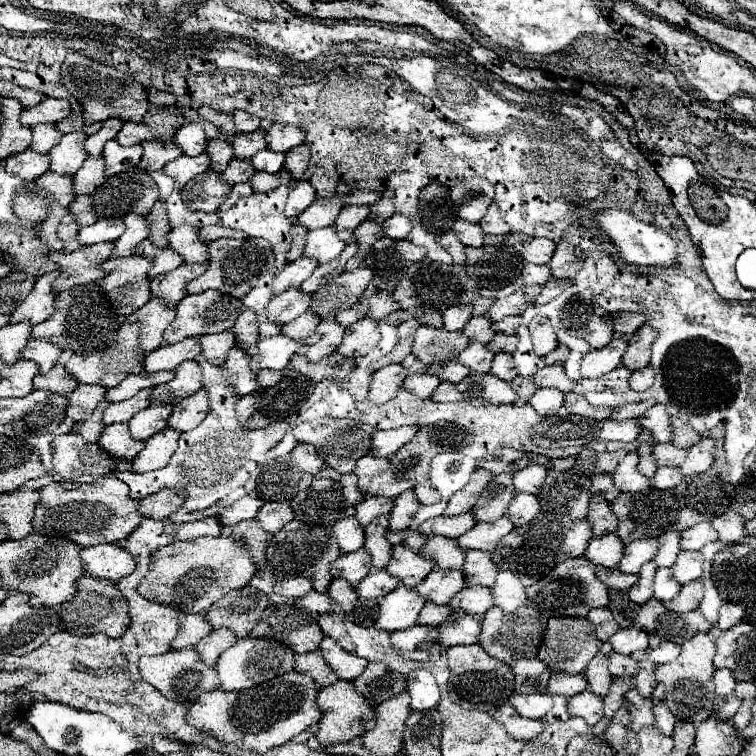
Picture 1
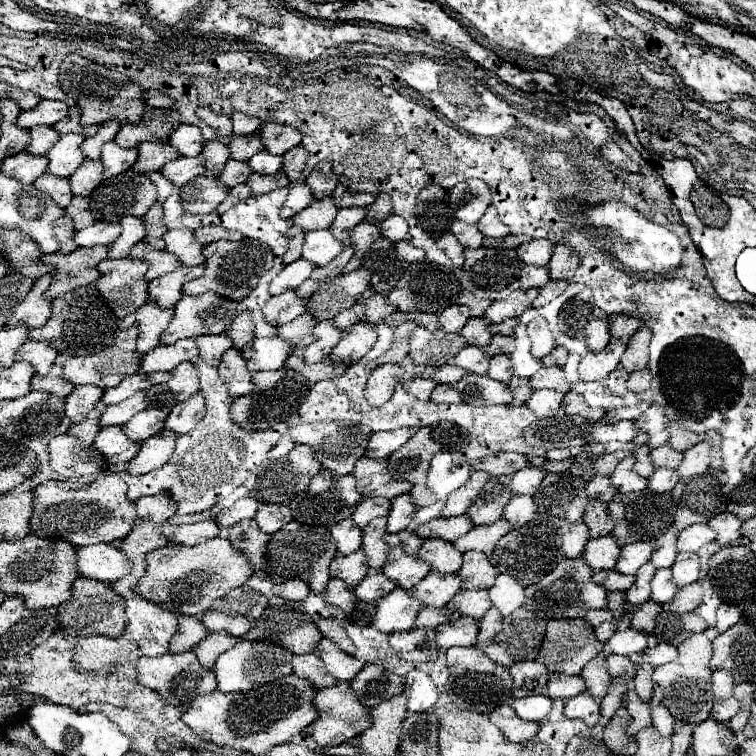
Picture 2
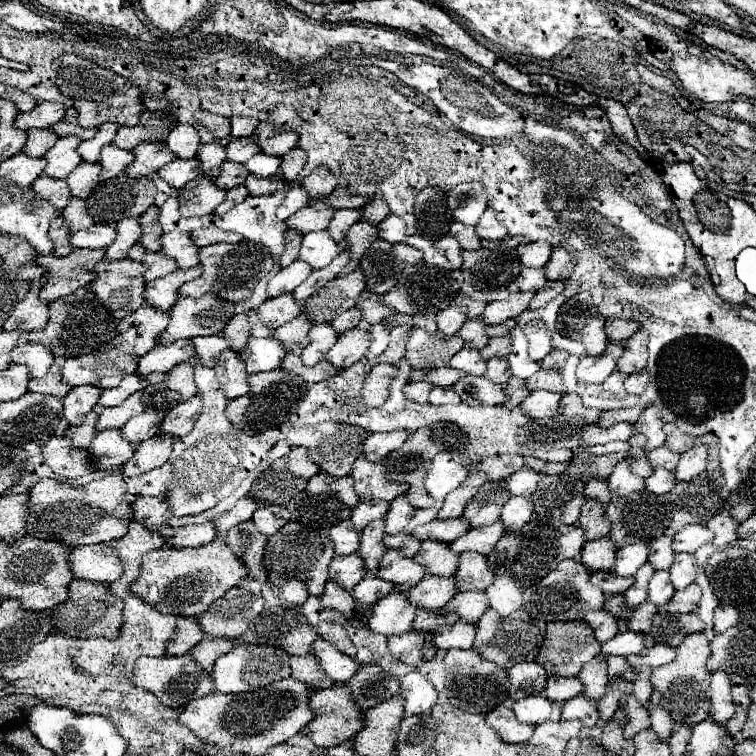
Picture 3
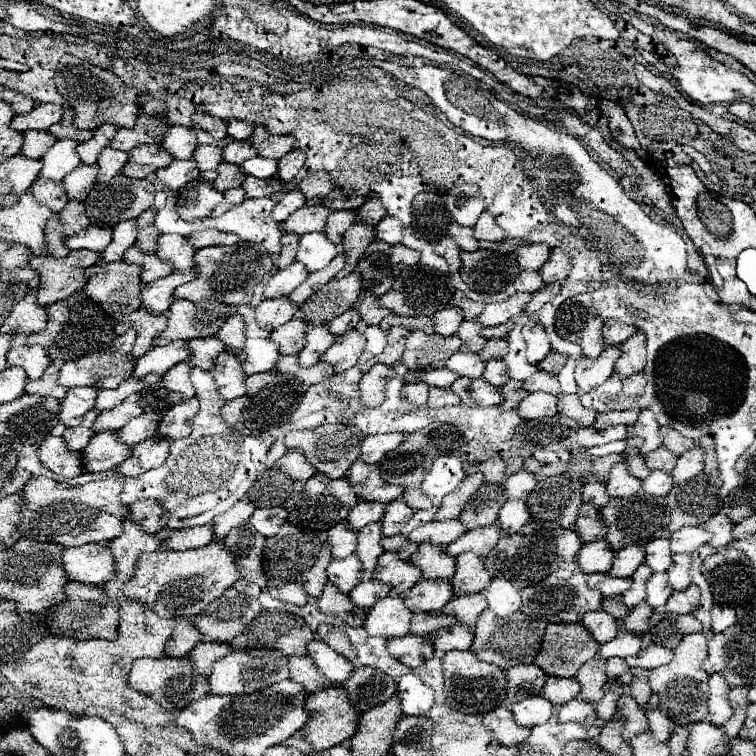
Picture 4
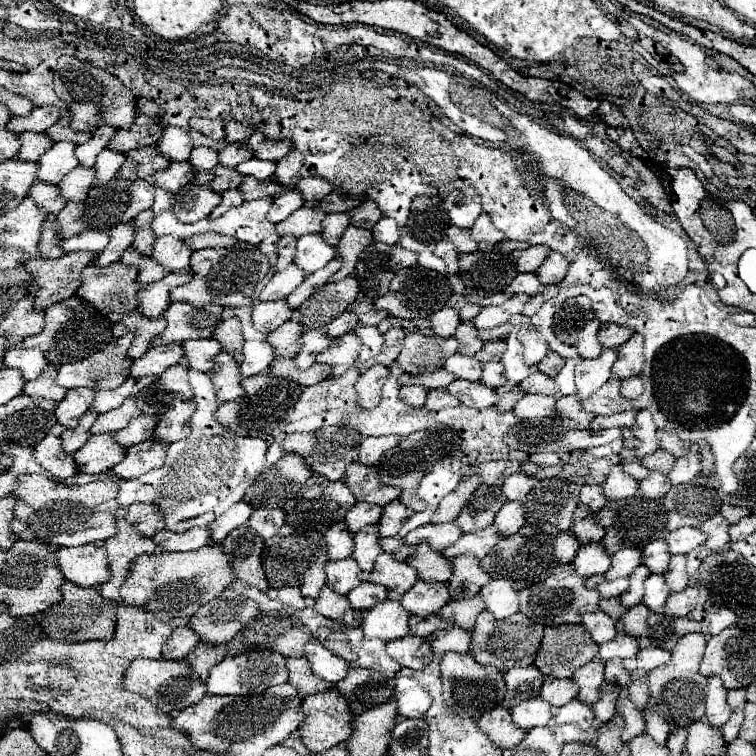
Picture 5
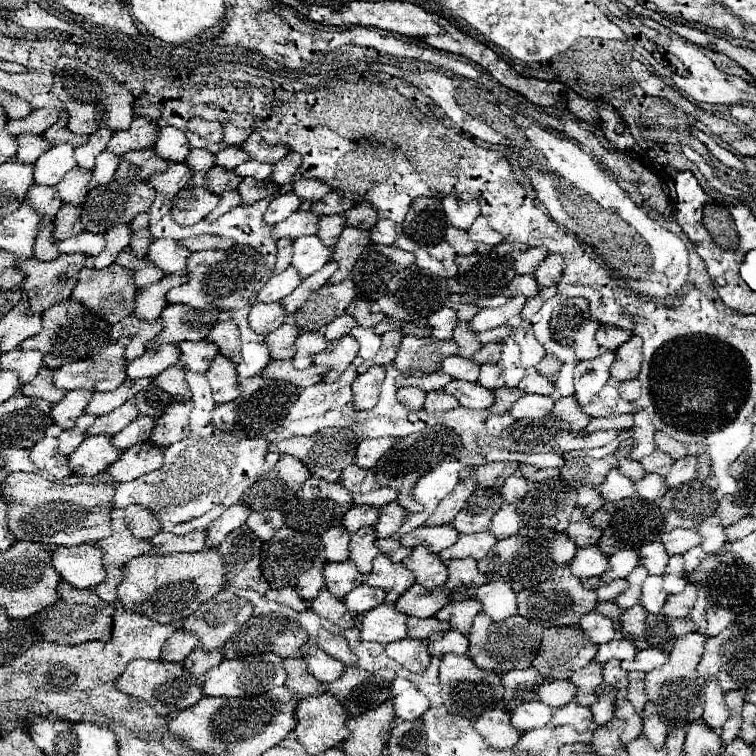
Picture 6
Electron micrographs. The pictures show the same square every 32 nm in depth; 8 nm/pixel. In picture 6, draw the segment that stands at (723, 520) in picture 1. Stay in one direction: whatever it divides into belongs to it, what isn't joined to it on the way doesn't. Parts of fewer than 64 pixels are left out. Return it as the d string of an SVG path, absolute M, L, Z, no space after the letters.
M706 518L702 524L696 526L696 532L700 532L700 536L702 536L700 546L708 554L718 552L726 542L724 526L720 524L720 518Z

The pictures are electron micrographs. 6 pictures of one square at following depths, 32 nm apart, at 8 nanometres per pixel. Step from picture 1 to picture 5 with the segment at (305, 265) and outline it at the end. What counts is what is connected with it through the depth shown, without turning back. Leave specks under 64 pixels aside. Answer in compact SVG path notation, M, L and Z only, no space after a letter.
M290 264L286 270L276 272L270 282L264 286L264 290L260 292L260 302L268 302L268 300L282 300L286 298L290 292L294 292L294 288L298 288L298 284L304 282L304 274L296 264Z

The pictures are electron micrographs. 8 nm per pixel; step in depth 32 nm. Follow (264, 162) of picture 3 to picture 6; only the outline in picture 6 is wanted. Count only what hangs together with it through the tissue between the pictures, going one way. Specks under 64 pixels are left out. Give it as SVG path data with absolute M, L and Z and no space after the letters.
M248 160L248 162L244 162L244 164L240 164L240 166L236 166L234 168L234 174L236 176L240 176L240 178L246 178L246 176L250 176L250 178L254 178L254 180L268 180L268 176L272 174L272 170L274 170L274 166L272 164L260 164L260 162L254 162L254 160Z

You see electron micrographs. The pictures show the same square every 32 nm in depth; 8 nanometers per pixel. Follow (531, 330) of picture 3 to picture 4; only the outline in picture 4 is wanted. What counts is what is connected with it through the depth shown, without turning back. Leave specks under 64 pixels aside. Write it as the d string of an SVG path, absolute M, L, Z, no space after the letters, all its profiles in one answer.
M528 322L522 328L522 338L526 342L526 358L530 364L538 364L550 352L550 342L538 324Z

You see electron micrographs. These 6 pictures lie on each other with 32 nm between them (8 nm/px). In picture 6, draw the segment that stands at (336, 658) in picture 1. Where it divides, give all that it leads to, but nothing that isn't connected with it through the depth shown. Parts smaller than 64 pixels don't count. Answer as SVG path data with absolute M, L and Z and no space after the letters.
M304 644L302 658L308 664L308 674L316 676L320 682L334 682L344 674L344 664L328 656L322 648L316 648L316 644Z

